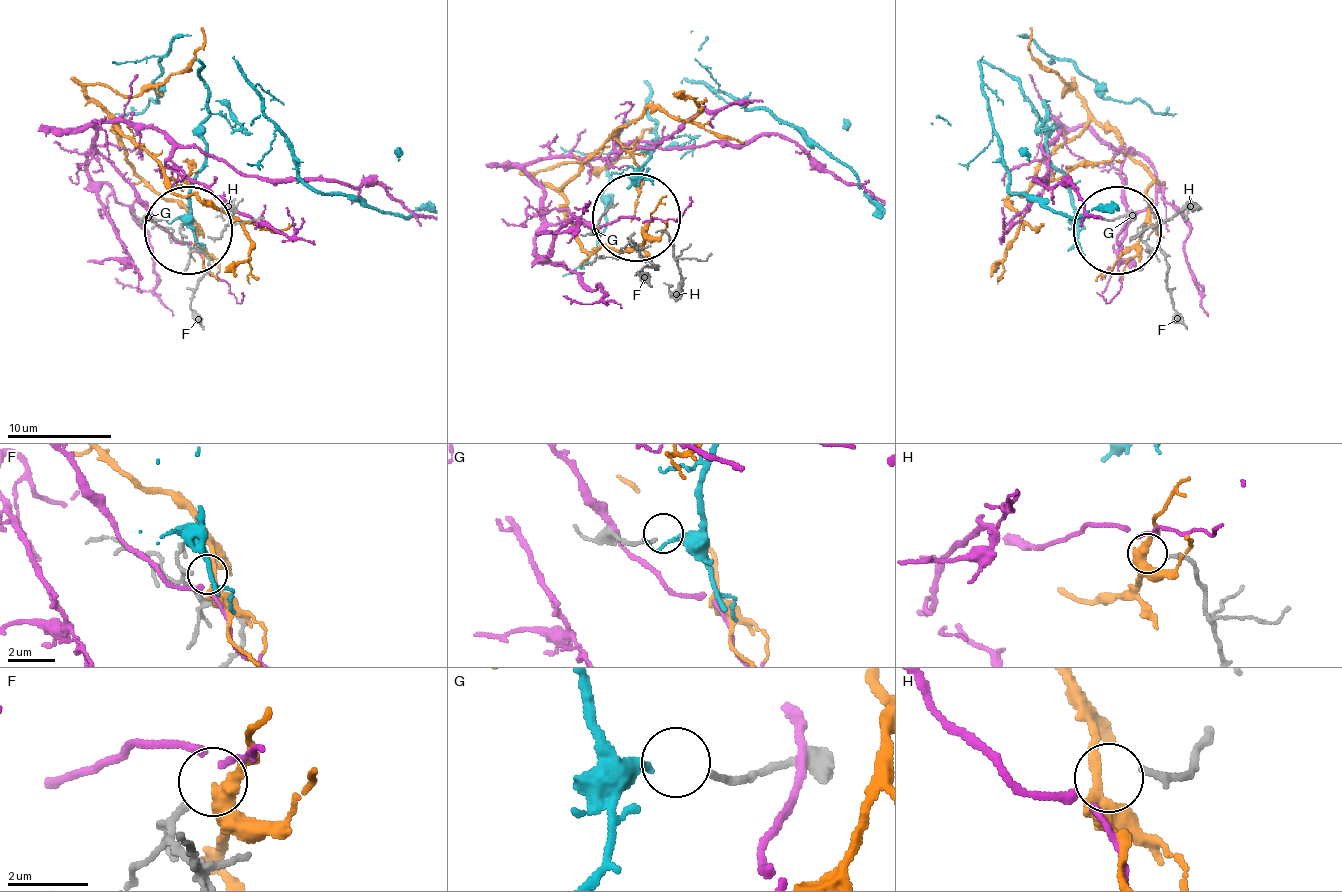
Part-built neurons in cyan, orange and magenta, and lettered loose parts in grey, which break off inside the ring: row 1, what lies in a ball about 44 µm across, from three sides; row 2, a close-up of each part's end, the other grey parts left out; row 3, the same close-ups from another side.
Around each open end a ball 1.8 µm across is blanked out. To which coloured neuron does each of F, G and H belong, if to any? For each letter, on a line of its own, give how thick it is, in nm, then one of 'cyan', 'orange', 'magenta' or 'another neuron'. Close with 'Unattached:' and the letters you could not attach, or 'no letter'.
F: 130 nm | another neuron
G: 130 nm | cyan
H: 180 nm | magenta
Unattached: F

